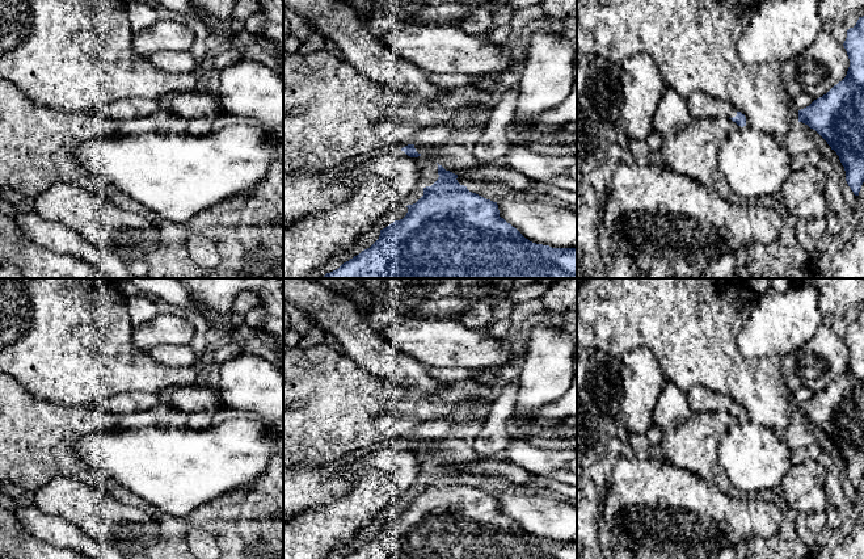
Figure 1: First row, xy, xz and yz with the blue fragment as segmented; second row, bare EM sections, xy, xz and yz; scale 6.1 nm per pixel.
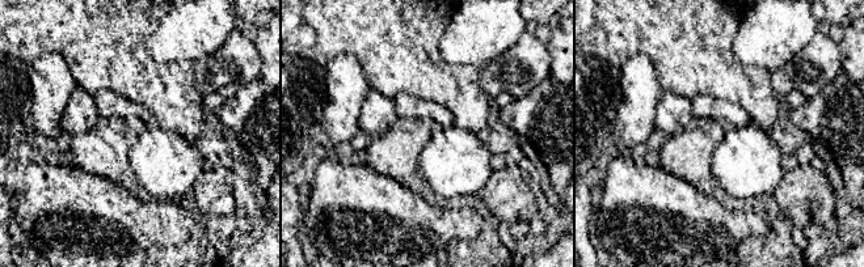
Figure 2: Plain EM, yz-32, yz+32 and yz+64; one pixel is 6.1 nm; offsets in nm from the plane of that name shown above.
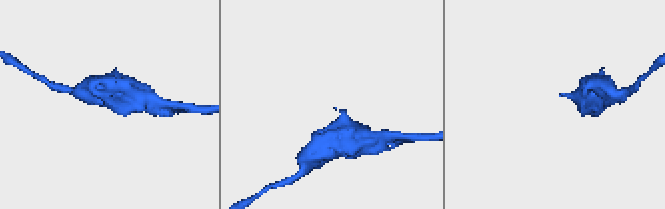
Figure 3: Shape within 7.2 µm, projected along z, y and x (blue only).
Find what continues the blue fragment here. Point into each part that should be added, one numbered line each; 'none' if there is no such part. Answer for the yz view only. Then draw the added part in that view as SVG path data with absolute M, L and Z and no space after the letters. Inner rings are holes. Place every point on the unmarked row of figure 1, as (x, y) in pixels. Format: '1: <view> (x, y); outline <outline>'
1: yz (702, 399); outline M694 386L686 391L688 398L688 404L692 409L692 412L733 412L737 409L737 403L726 398L724 395L720 395L715 391L711 391L703 386Z

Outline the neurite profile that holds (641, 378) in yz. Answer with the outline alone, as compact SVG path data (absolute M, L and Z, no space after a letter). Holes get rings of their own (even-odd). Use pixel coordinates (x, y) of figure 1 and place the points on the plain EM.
M638 346L620 358L623 395L620 399L620 423L627 432L645 434L652 423L652 415L658 395L666 381L653 352Z

